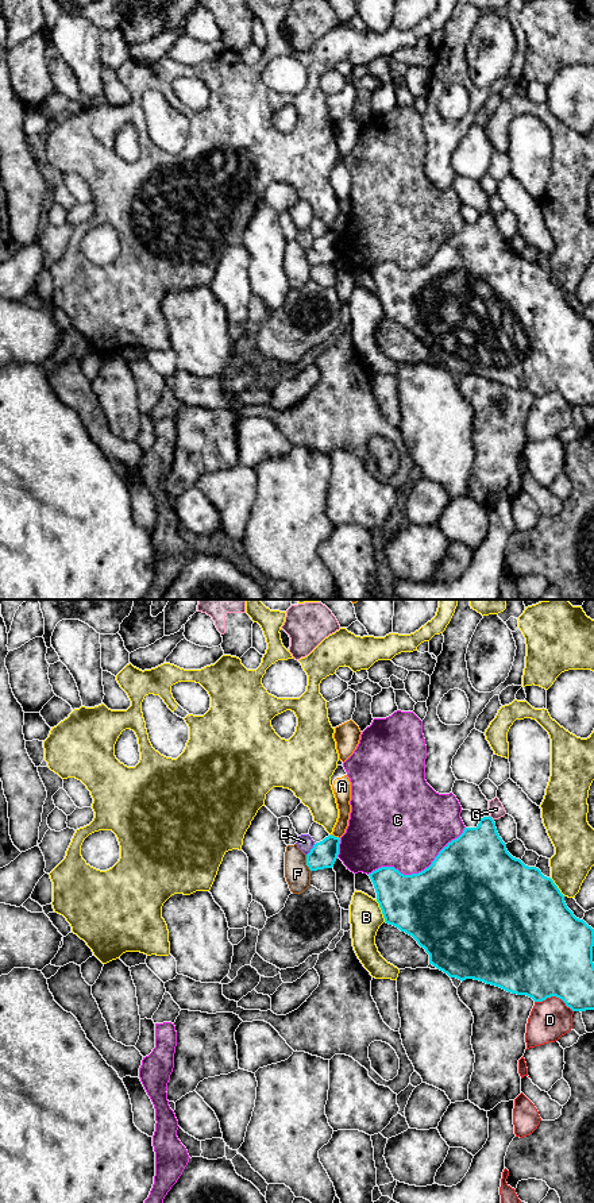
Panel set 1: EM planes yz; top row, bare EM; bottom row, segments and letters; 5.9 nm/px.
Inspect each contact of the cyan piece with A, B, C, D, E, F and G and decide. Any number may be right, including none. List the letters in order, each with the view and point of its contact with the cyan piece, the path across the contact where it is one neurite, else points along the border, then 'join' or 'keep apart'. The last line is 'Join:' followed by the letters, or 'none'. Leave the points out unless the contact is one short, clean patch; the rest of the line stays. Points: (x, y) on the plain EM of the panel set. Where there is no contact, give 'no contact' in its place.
A: contact yz (334, 231); border yz (331, 230), (339, 234); keep apart
B: contact yz (381, 304); keep apart
C: contact yz (419, 268); keep apart
D: contact yz (554, 390); keep apart
E: contact yz (311, 245); keep apart
F: contact yz (307, 258); keep apart
G: contact yz (492, 214); keep apart
Join: none

